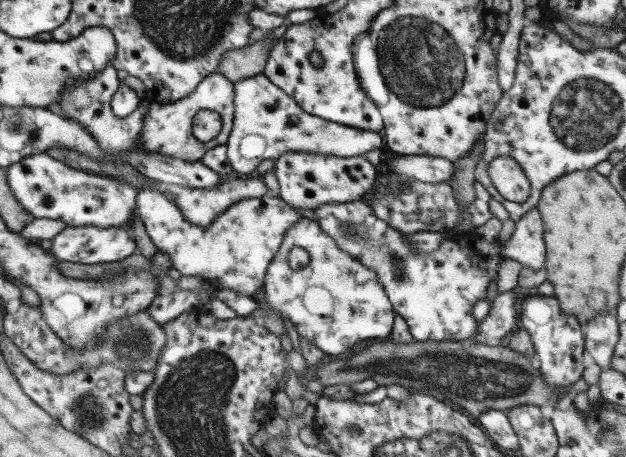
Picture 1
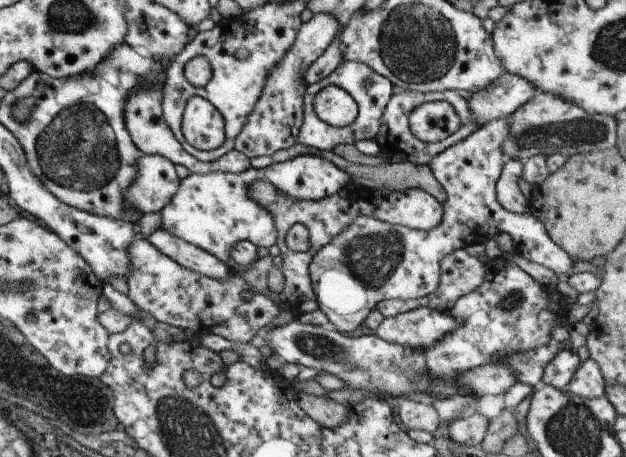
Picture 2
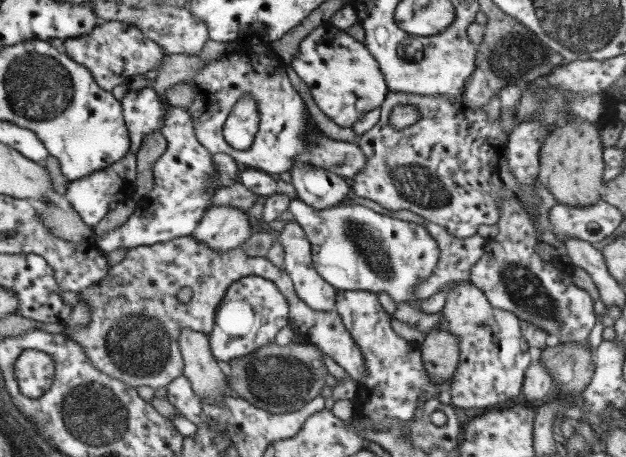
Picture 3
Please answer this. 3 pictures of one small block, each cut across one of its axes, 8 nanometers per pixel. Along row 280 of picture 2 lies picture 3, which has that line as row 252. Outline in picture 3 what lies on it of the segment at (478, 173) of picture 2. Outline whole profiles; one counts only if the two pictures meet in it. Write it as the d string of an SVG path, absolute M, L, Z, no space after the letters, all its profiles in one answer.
M301 200L289 202L289 212L295 216L297 224L303 228L309 244L311 244L311 262L313 270L335 290L355 290L355 292L387 292L395 304L411 304L421 312L421 298L413 294L419 282L425 282L439 260L439 246L429 236L429 232L421 224L403 222L397 218L381 216L363 206L343 206L343 208L327 208L315 210Z

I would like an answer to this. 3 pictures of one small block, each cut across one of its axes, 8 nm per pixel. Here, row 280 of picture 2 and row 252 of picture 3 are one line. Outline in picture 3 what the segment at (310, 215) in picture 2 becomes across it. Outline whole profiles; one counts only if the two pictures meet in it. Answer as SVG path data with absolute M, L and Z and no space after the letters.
M291 222L287 224L281 234L279 234L279 240L281 240L281 246L283 246L283 270L289 274L291 282L293 282L293 288L297 292L297 296L313 310L317 312L333 312L335 310L335 296L337 296L337 290L327 284L315 270L313 270L313 262L311 262L311 244L303 232L303 228L297 224L297 222Z

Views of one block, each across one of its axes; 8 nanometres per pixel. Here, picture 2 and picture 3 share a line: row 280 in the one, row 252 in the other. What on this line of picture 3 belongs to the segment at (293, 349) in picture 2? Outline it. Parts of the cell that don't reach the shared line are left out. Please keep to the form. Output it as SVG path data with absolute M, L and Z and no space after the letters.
M505 196L497 208L499 216L503 216L499 234L485 240L481 258L469 268L469 282L487 296L491 306L515 314L519 322L531 322L547 334L555 334L559 344L575 342L583 346L597 324L589 294L571 282L569 266L555 268L535 254L539 244L539 240L535 240L537 228L517 200Z

